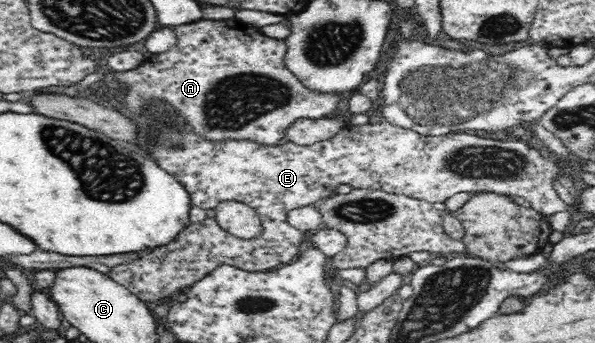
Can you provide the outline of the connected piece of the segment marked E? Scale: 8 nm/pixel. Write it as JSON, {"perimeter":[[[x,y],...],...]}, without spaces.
{"perimeter":[[[170,109],[166,111],[166,115],[164,113],[154,115],[160,119],[158,121],[160,125],[152,129],[148,135],[148,143],[146,143],[148,155],[154,159],[158,167],[176,176],[188,188],[192,205],[206,210],[214,209],[223,201],[241,201],[257,211],[262,223],[262,233],[252,238],[235,237],[220,228],[215,218],[206,217],[204,221],[188,225],[178,235],[178,241],[170,243],[168,247],[158,247],[130,263],[116,265],[105,273],[112,281],[134,292],[134,295],[137,295],[145,304],[174,299],[180,291],[184,291],[186,287],[194,287],[194,283],[198,283],[200,279],[204,279],[206,275],[222,265],[229,265],[248,273],[254,273],[254,271],[262,273],[290,264],[300,255],[308,234],[293,227],[286,220],[288,211],[328,199],[336,194],[336,189],[340,185],[350,185],[353,189],[374,189],[407,195],[433,204],[445,202],[455,193],[462,193],[462,191],[470,191],[472,194],[481,191],[502,192],[506,195],[524,197],[530,203],[530,207],[547,217],[558,211],[569,209],[552,185],[554,176],[567,175],[563,173],[564,168],[556,159],[543,158],[539,150],[529,147],[520,140],[498,140],[468,135],[465,132],[426,136],[410,129],[396,127],[383,119],[382,123],[374,123],[374,125],[345,126],[332,139],[305,146],[286,139],[278,144],[264,144],[250,139],[212,140],[195,131],[190,131],[184,123],[180,123],[177,111],[174,111],[172,115],[172,109]]]}

